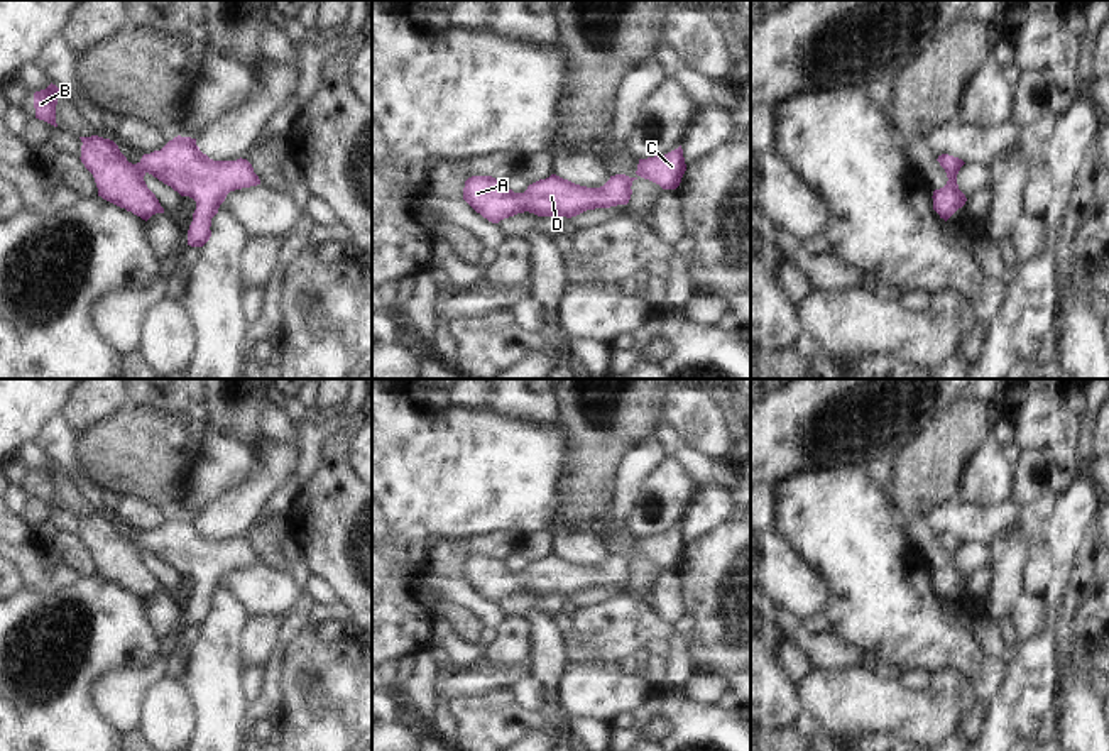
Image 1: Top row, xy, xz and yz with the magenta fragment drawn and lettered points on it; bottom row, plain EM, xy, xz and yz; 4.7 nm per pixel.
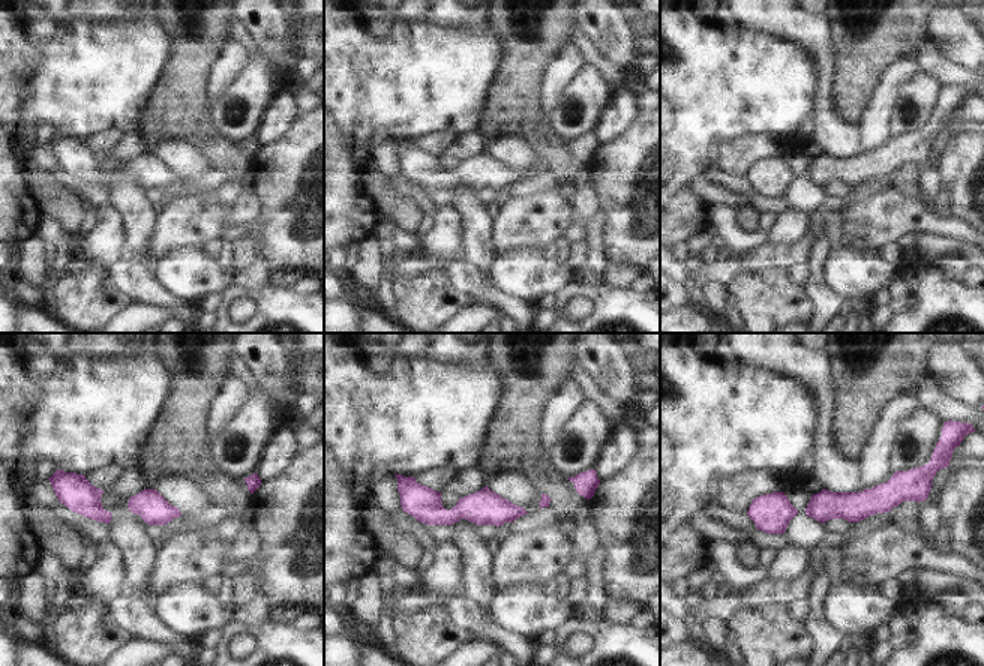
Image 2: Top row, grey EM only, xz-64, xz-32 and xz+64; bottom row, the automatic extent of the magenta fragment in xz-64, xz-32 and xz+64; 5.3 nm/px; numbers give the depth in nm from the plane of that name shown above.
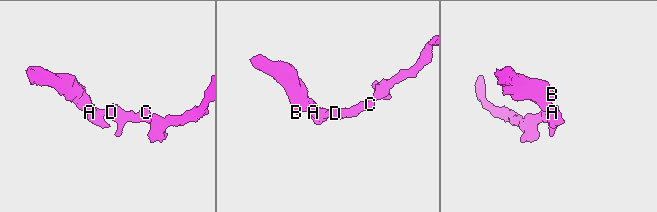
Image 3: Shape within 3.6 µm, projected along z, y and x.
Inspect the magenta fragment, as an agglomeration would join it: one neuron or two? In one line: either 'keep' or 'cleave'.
keep

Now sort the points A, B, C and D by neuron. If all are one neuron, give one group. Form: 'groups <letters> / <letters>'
groups A B C D

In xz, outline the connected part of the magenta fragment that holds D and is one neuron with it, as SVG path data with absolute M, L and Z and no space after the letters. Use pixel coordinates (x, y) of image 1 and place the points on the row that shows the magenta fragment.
M681 145L664 156L654 156L654 157L647 157L647 159L639 159L637 164L637 171L636 171L636 178L629 178L626 174L615 174L610 176L610 179L600 186L600 188L587 188L587 186L580 186L575 184L568 179L563 179L556 174L551 174L546 179L539 179L533 184L527 186L527 189L524 193L514 193L512 189L507 188L505 181L502 179L495 179L492 176L472 176L465 181L465 188L463 188L463 200L477 211L480 213L483 218L487 218L492 223L499 223L504 218L514 217L517 213L534 213L538 217L576 217L587 210L595 210L595 208L610 208L610 206L617 206L617 205L627 205L632 195L632 181L637 179L639 176L644 179L649 179L656 184L659 184L663 189L676 189L681 183L681 178L686 171L686 164L685 164L685 157L683 157L683 149Z

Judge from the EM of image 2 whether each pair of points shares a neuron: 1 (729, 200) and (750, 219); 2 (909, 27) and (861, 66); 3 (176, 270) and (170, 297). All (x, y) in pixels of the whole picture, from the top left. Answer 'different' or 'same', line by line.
1: different
2: same
3: different

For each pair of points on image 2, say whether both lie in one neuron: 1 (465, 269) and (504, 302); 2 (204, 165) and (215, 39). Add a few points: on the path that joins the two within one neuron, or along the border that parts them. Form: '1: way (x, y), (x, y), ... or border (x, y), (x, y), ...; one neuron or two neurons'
1: way (474, 278), (495, 297); one neuron
2: border (165, 141), (186, 138), (200, 147); two neurons

